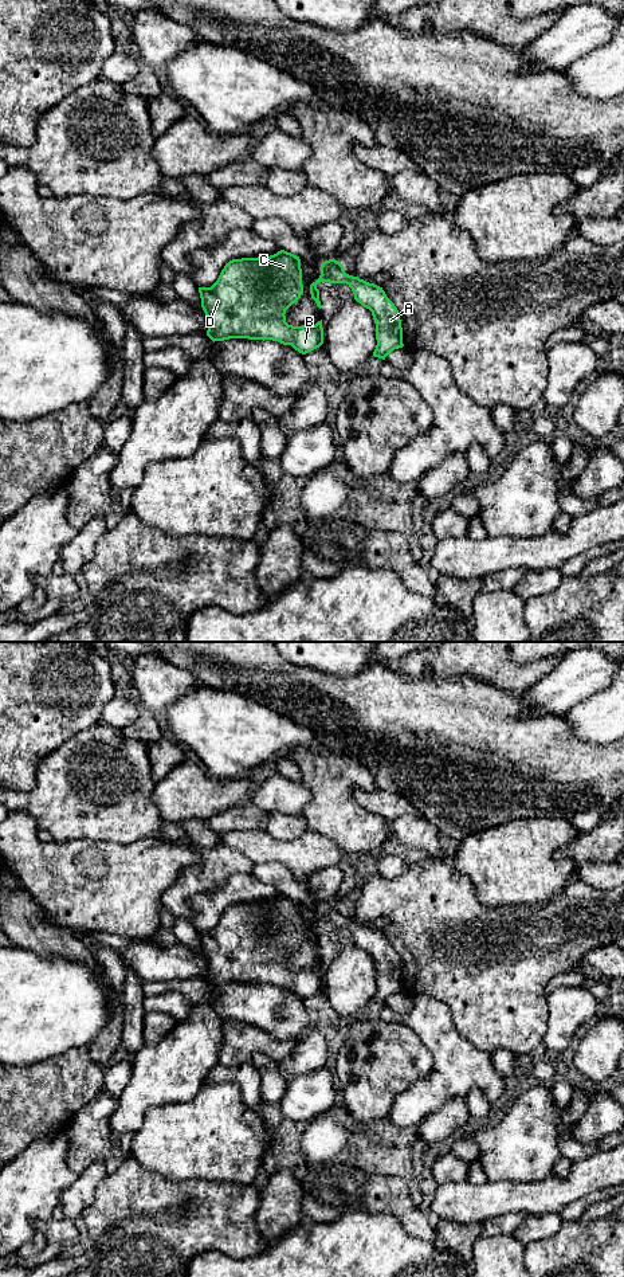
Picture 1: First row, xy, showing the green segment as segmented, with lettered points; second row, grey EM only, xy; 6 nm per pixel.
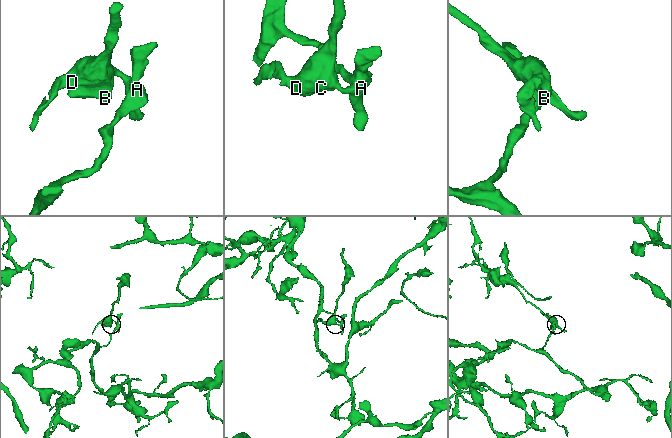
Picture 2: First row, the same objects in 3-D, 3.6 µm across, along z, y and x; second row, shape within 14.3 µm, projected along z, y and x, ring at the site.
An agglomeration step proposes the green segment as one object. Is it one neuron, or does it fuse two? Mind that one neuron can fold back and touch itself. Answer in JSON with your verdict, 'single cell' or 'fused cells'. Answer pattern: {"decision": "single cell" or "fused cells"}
{"decision": "single cell"}

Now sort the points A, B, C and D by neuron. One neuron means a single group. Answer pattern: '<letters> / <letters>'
A B C D

